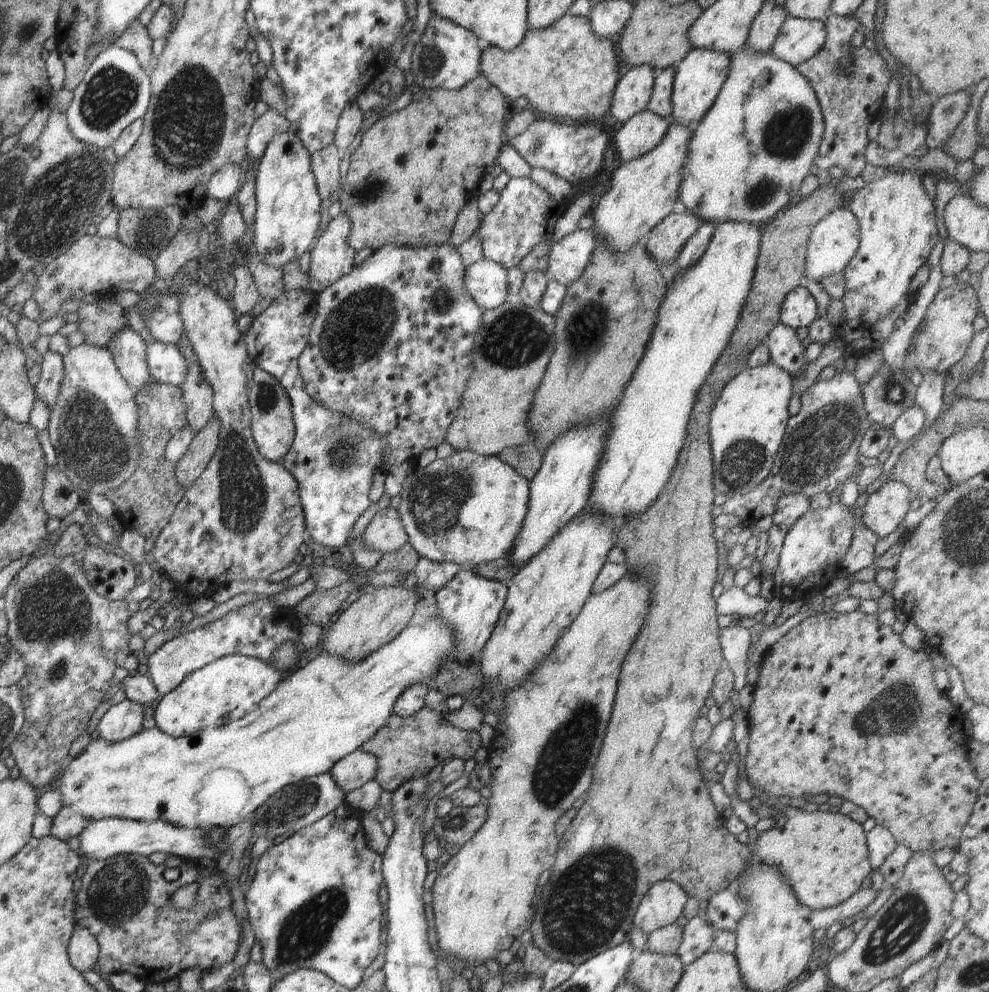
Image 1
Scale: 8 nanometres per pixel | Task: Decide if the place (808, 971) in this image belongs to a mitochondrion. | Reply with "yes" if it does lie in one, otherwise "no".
no

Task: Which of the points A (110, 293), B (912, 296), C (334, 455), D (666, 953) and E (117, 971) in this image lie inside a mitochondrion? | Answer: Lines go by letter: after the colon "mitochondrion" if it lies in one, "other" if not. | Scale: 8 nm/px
A: other
B: other
C: mitochondrion
D: other
E: other

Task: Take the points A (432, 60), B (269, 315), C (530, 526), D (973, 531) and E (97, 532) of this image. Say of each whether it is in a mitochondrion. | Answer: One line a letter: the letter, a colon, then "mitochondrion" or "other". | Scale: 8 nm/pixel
A: mitochondrion
B: other
C: other
D: mitochondrion
E: other

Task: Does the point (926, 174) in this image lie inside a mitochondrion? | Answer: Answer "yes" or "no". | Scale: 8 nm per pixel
no

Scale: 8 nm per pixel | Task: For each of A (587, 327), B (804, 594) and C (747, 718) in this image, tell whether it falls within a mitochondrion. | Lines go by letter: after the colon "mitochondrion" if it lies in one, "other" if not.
A: mitochondrion
B: other
C: other

